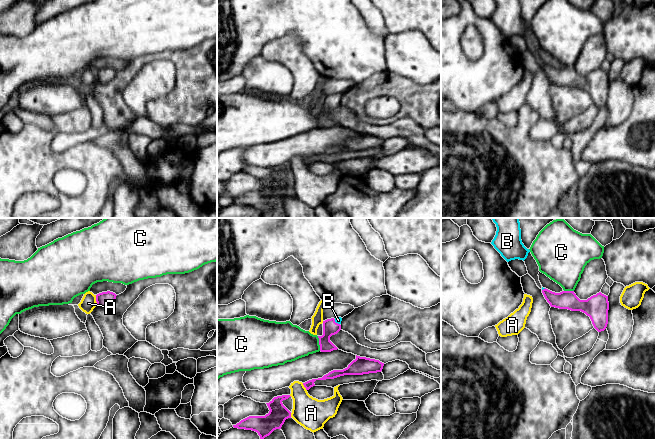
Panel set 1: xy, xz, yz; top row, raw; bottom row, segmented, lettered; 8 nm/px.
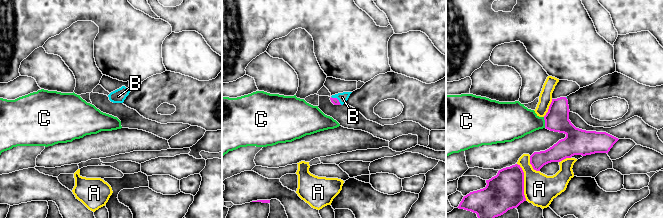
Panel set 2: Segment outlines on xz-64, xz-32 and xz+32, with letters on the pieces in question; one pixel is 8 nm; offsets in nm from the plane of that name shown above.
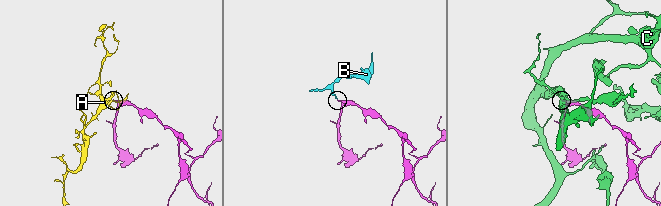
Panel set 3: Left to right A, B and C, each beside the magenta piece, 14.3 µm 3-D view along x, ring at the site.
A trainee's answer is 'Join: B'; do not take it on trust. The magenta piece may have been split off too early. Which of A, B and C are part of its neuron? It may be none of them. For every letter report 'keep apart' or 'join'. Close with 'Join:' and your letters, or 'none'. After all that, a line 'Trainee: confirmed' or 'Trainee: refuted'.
A: keep apart
B: join
C: keep apart
Join: B
Trainee: confirmed

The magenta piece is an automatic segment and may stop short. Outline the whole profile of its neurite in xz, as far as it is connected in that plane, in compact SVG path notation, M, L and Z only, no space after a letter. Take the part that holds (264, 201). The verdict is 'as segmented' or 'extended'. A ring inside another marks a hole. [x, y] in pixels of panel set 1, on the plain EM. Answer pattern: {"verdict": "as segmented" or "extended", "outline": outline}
{"verdict": "as segmented", "outline": "M282 171L274 173L269 179L269 189L265 192L249 192L241 196L234 204L252 206L258 209L260 215L263 216L269 212L274 206L281 205L285 196L291 194L291 188L283 181L282 177L291 173L290 171Z"}

